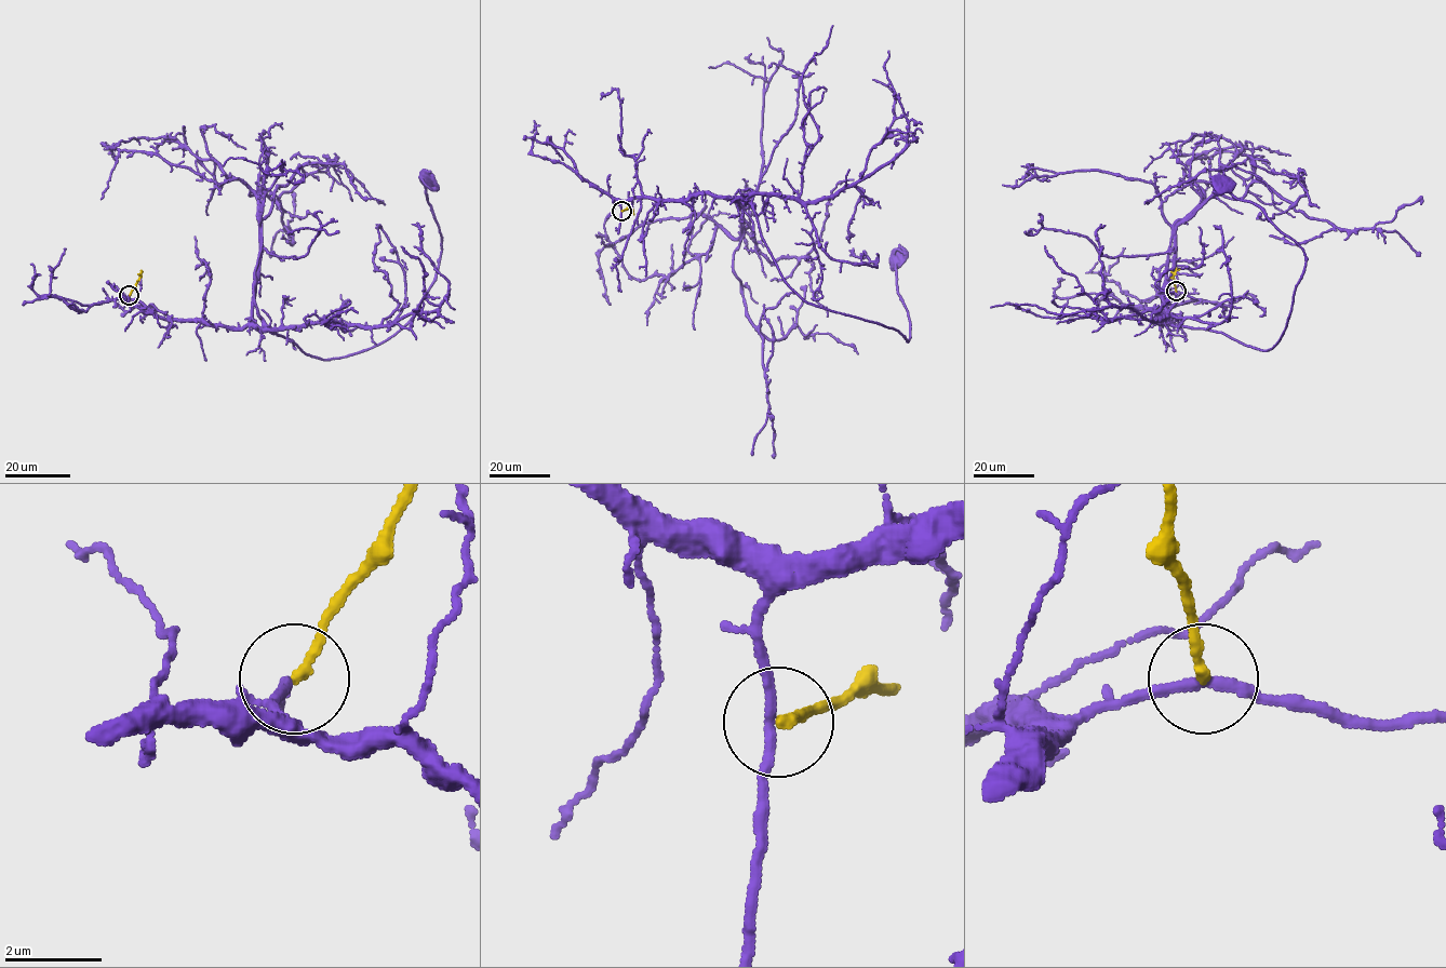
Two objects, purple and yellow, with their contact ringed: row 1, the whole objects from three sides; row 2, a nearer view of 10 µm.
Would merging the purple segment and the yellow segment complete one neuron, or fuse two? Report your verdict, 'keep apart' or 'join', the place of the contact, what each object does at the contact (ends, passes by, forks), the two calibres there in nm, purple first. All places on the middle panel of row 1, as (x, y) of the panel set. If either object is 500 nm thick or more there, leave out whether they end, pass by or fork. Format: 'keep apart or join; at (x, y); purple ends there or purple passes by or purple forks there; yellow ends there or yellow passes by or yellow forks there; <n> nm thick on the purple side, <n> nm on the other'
keep apart; at (621, 211); purple passes by; yellow ends there; 200 nm thick on the purple side, 220 nm on the other

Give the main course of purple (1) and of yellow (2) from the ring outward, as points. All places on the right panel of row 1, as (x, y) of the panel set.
1: (1176, 291), (1163, 298), (1159, 320), (1261, 350), (1280, 340), (1303, 251), (1224, 183)
2: (1176, 291), (1174, 273), (1179, 269)

